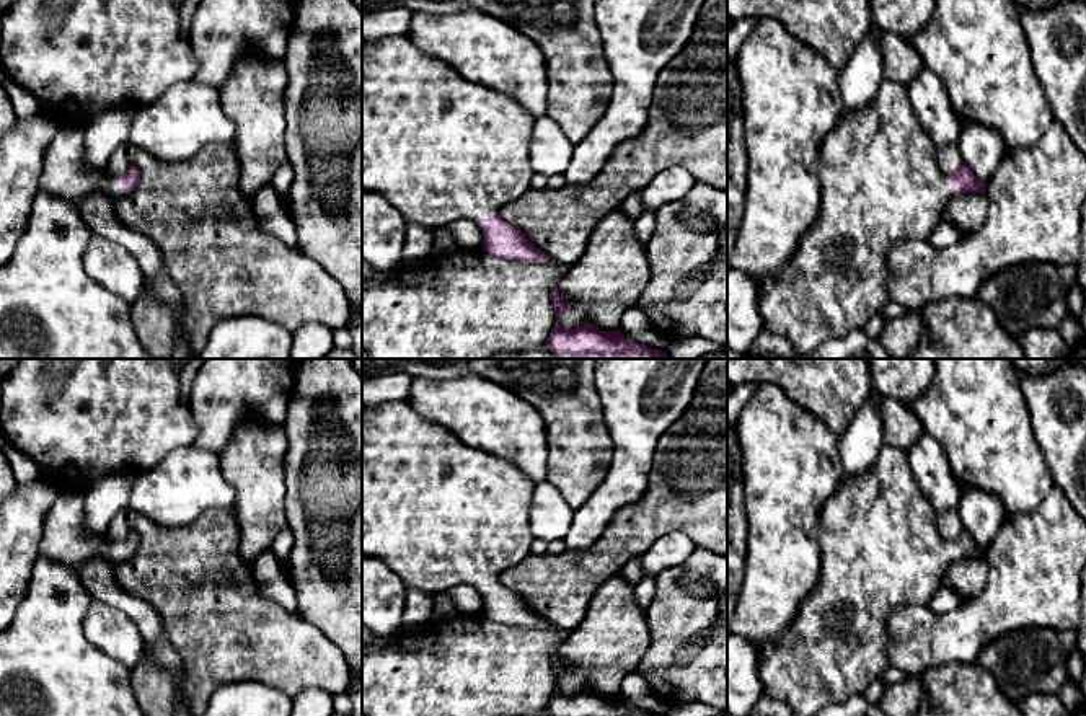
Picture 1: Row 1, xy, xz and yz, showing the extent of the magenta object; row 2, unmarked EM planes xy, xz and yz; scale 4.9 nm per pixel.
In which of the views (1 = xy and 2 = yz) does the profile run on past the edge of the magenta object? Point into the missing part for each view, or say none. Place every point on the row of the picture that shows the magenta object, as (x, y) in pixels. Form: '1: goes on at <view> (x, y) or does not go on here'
1: goes on at xy (64, 175)
2: goes on at yz (881, 181)

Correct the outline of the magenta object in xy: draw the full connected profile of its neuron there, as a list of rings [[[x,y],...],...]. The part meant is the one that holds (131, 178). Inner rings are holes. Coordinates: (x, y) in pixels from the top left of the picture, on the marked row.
[[[78,126],[60,129],[44,153],[39,191],[62,197],[80,209],[96,191],[104,192],[116,204],[121,196],[135,189],[139,183],[137,168],[119,176],[108,168],[88,168],[83,158],[83,129]]]

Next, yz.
[[[884,78],[876,98],[854,113],[843,111],[822,145],[822,210],[802,235],[796,254],[775,276],[762,282],[762,315],[775,334],[786,338],[797,354],[807,356],[832,338],[864,329],[890,302],[887,287],[889,250],[902,240],[928,240],[943,220],[949,197],[983,194],[987,183],[962,165],[952,176],[939,166],[938,147],[923,130],[908,98],[907,83]]]

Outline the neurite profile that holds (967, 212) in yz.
[[[952,194],[943,210],[943,220],[956,225],[962,235],[970,235],[983,225],[987,214],[988,201],[983,194]]]

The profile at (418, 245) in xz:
[[[406,220],[404,259],[422,259],[432,254],[434,228]]]

